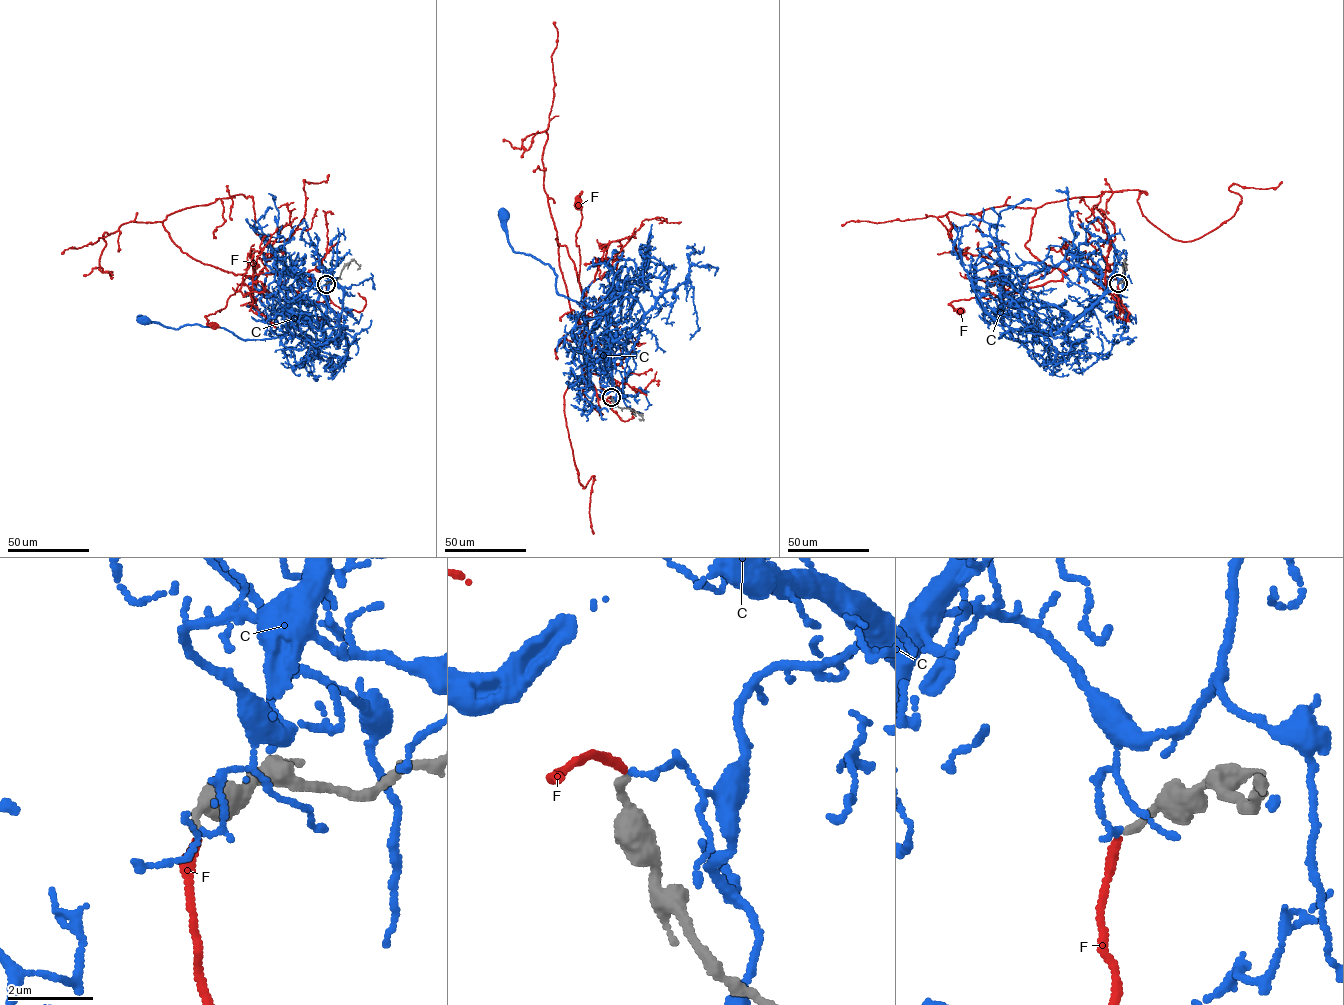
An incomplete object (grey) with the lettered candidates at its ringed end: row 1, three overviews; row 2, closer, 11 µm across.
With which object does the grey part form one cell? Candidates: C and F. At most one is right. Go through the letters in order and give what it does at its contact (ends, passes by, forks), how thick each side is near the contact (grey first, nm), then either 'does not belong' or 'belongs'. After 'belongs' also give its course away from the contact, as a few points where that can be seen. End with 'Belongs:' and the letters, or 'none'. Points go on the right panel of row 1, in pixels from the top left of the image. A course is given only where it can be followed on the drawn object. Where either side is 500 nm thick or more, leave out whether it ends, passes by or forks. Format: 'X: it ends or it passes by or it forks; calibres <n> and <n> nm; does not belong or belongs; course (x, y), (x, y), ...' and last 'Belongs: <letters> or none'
C: it ends; calibres 190 and 130 nm; does not belong
F: it ends; calibres 190 and 220 nm; belongs; course (1118, 283), (1120, 302), (1090, 268), (1053, 268), (1000, 296), (949, 304), (960, 310)
Belongs: F

